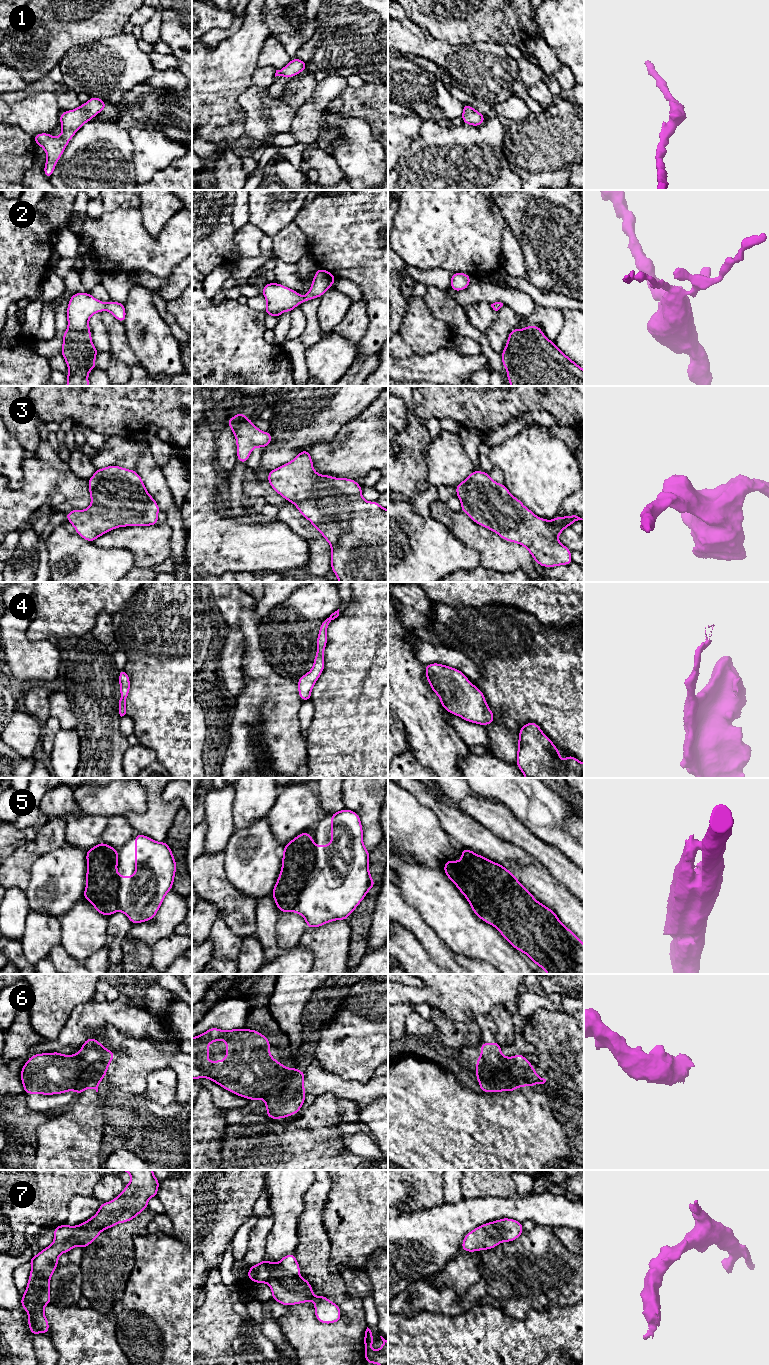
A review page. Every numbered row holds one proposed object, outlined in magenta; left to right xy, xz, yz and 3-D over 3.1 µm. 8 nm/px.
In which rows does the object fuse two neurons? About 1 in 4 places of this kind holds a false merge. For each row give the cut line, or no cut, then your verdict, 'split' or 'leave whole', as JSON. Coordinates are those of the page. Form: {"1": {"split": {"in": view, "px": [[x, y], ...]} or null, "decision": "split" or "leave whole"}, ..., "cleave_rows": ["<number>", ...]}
{"1": {"split": null, "decision": "leave whole"}, "2": {"split": null, "decision": "leave whole"}, "3": {"split": null, "decision": "leave whole"}, "4": {"split": null, "decision": "leave whole"}, "5": {"split": {"in": "xy", "px": [[117, 853], [114, 871], [89, 885], [94, 891], [87, 899]]}, "decision": "split"}, "6": {"split": null, "decision": "leave whole"}, "7": {"split": null, "decision": "leave whole"}, "cleave_rows": ["5"]}

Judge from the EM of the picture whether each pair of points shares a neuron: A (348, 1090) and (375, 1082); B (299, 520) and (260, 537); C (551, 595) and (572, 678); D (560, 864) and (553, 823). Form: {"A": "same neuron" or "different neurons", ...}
{"A": "same neuron", "B": "different neurons", "C": "different neurons", "D": "different neurons"}

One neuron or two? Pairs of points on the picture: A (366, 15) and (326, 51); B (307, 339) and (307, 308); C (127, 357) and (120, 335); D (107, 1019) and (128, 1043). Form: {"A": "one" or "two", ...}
{"A": "one", "B": "one", "C": "one", "D": "two"}

